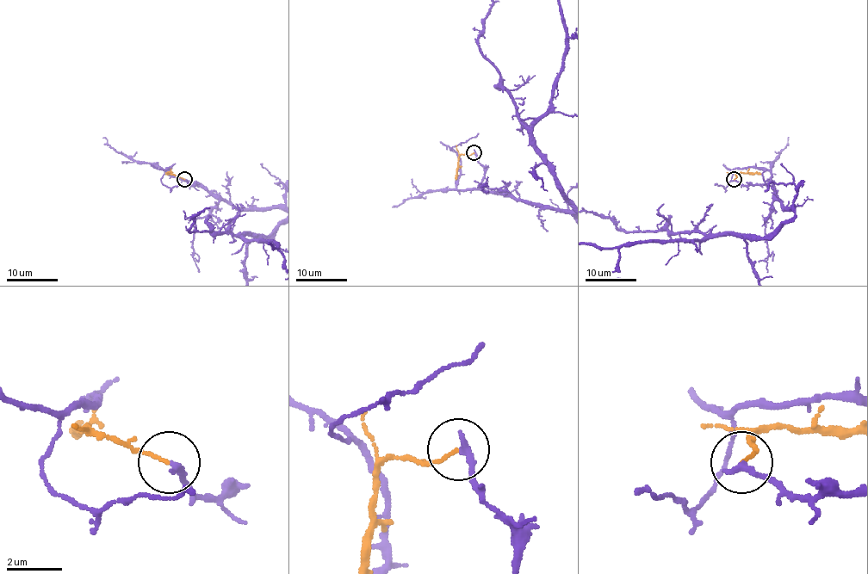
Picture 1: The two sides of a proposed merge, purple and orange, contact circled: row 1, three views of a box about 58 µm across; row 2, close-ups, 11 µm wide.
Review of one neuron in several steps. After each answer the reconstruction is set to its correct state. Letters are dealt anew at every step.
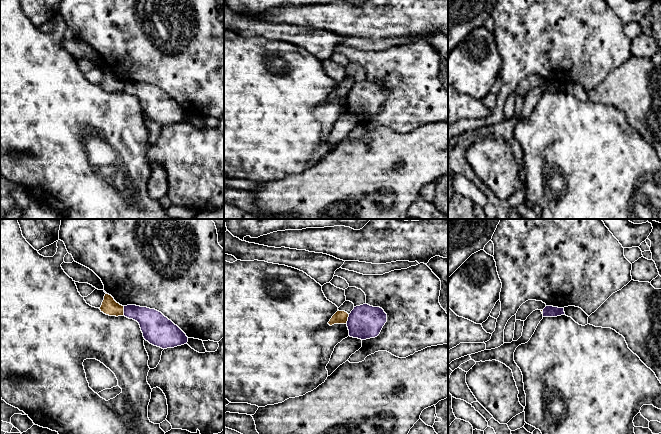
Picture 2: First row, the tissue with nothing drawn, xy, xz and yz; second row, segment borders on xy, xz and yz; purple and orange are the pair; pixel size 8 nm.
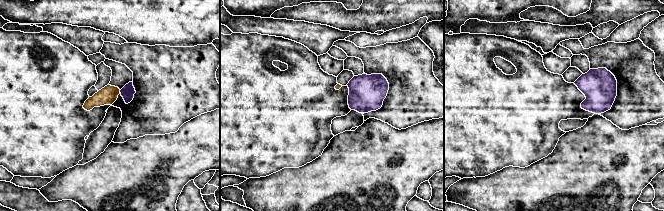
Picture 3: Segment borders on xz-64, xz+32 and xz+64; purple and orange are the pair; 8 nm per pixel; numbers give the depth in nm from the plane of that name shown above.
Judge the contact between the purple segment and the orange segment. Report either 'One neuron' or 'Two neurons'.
Two neurons

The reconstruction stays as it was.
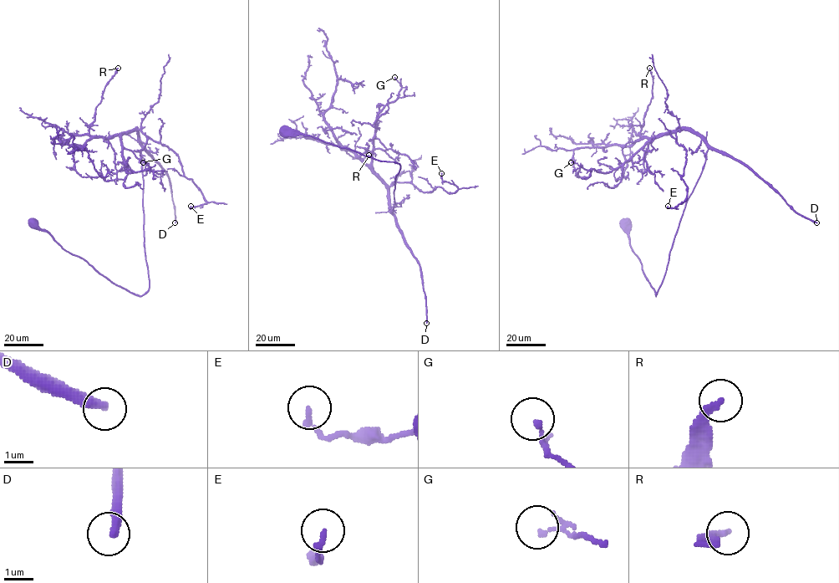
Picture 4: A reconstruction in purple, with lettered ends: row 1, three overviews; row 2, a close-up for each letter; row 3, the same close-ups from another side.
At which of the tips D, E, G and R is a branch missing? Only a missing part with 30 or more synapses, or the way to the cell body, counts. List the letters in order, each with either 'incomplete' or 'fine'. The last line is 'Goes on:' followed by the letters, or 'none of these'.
D: incomplete
E: fine
G: fine
R: fine
Goes on: D

